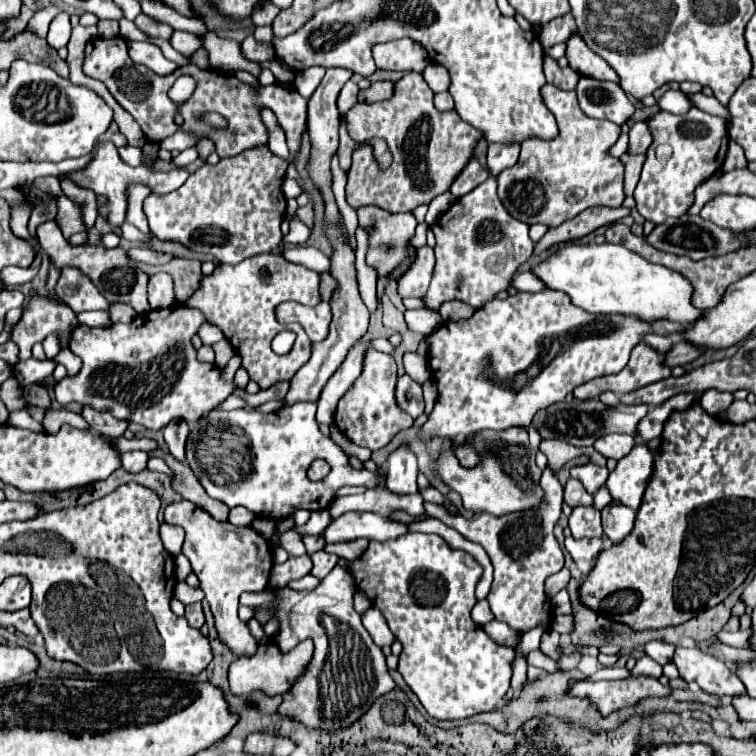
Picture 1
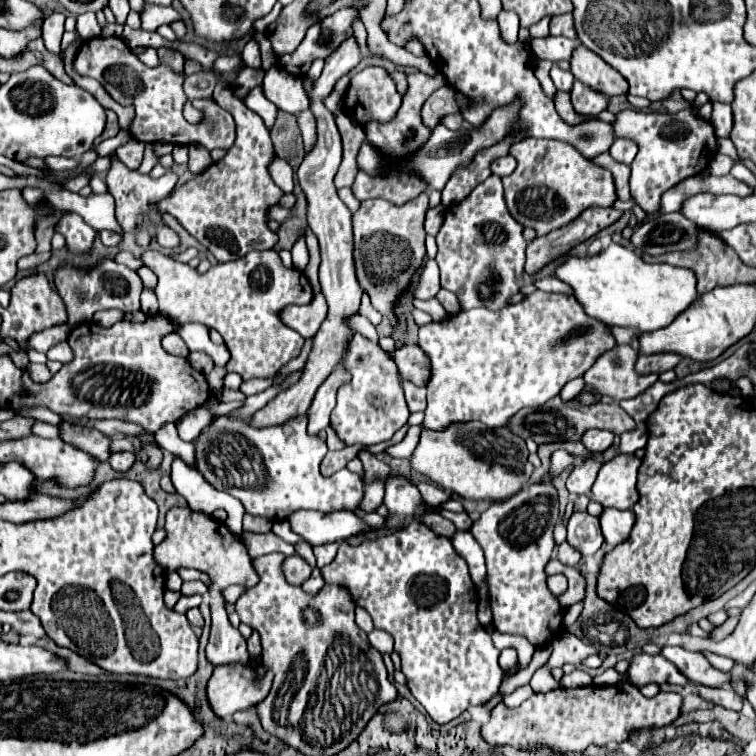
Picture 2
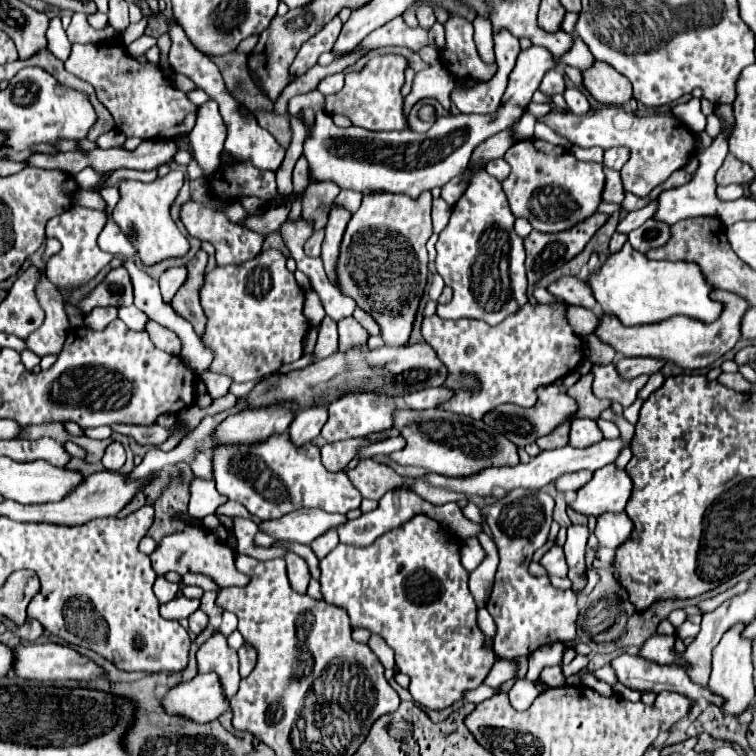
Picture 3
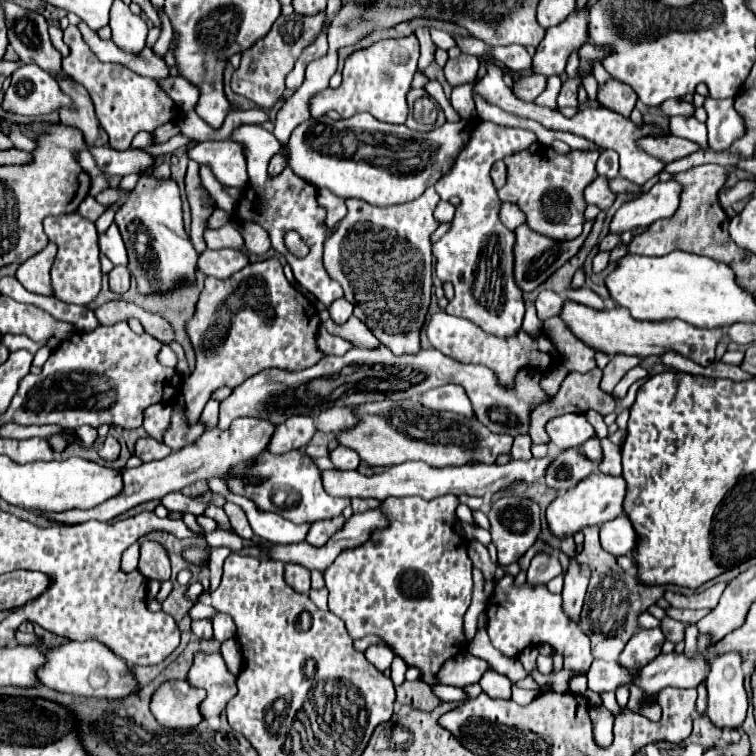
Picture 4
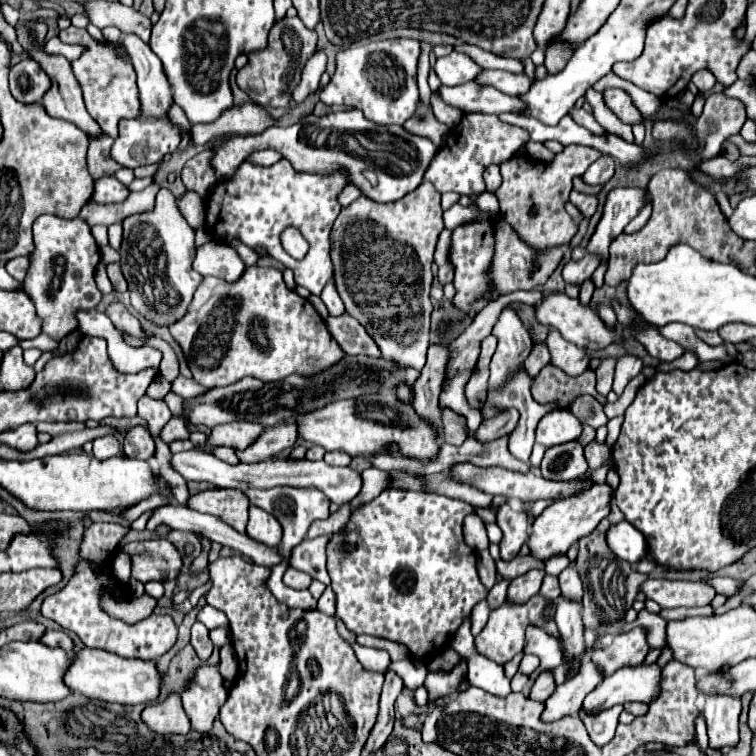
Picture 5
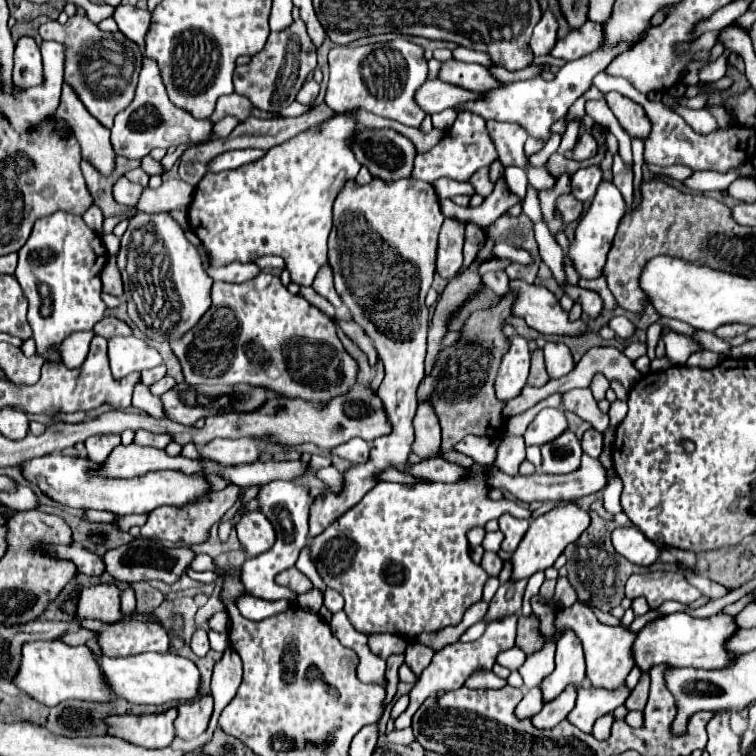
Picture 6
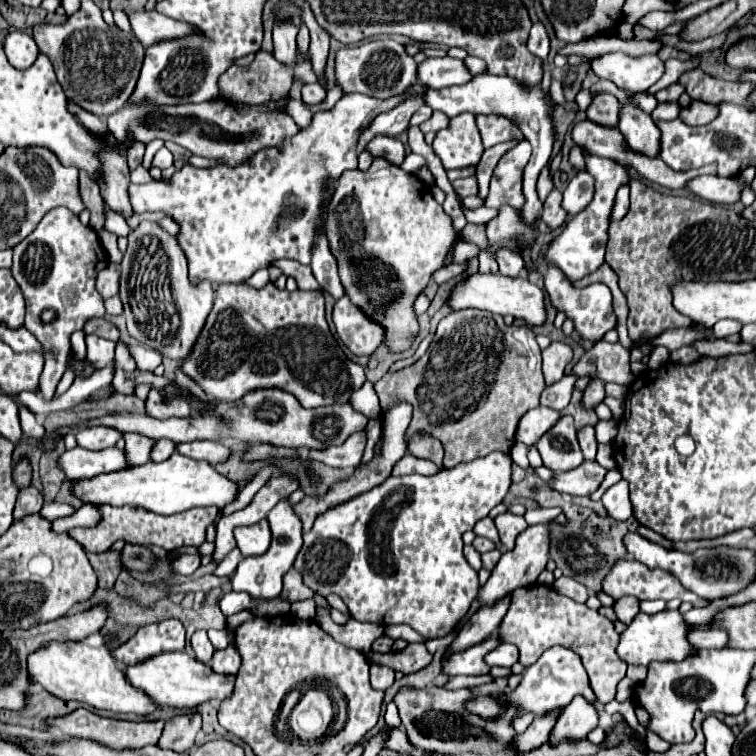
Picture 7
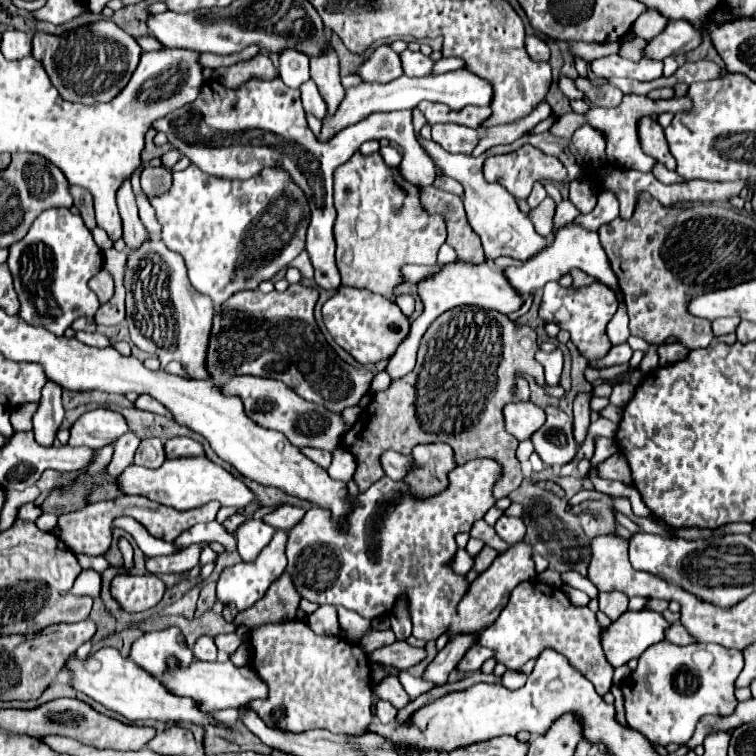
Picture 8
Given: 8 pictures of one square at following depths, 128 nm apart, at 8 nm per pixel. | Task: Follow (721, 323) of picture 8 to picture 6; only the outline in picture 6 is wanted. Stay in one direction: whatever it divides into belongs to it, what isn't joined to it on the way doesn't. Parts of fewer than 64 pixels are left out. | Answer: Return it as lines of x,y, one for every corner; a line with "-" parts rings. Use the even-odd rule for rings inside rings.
724,324
724,326
716,328
714,334
724,338
724,340
730,340
730,338
734,338
738,334
746,334
746,330
748,330
748,326
744,326
744,324

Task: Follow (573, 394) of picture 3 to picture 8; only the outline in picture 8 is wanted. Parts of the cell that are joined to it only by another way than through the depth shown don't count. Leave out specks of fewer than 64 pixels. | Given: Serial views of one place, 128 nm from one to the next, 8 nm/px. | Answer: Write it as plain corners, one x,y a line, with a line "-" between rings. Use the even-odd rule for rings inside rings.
456,306
456,308
452,308
452,310
444,312
444,314
440,314
440,316
428,326
426,334
422,336
422,342
420,342
420,348
418,348
418,360
416,360
414,370
408,372
404,378
392,382
384,392
376,392
376,394
372,396
372,400
370,400
370,408
366,406
366,408
362,410
362,414
360,414
358,420
356,420
356,424
354,424
354,426
344,434
344,438
342,438
342,448
348,450
348,452
354,456
356,464
358,464
356,474
354,474
354,482
358,484
360,492
366,492
372,482
376,482
378,478
382,478
382,470
380,470
378,458
380,458
380,454
382,454
384,450
396,450
396,452
400,452
400,454
410,454
416,444
426,444
426,442
446,442
446,444
450,444
450,446
454,448
456,462
458,462
460,466
466,464
468,460
474,460
474,458
490,458
490,460
496,460
496,462
502,466
502,476
500,476
500,482
498,482
498,492
500,492
500,494
494,496
494,498
504,498
504,496
508,496
512,490
516,490
516,488
520,486
520,482
522,482
522,464
520,464
520,460
516,458
518,440
516,440
512,434
506,432
504,420
502,420
502,408
504,408
506,404
510,404
510,402
528,400
528,396
530,396
530,386
528,386
526,376
534,376
538,382
544,382
544,368
542,368
540,362
534,358
536,350
538,350
536,332
534,332
530,326
518,326
518,324
512,322
506,314
500,314
498,310
486,310
486,308
476,308
476,306
-
492,368
496,368
496,386
494,386
494,392
492,392

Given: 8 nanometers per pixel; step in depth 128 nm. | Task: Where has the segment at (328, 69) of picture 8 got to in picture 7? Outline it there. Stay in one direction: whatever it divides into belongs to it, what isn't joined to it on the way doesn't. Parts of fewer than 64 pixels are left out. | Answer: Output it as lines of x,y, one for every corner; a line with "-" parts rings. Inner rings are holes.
302,2
302,22
308,26
310,30
310,58
312,58
312,68
314,74
318,76
318,82
324,86
326,78
324,78
324,68
326,68
326,60
328,60
328,50
330,50
330,34
326,30
322,30
322,26
316,22
312,10
308,8
306,2

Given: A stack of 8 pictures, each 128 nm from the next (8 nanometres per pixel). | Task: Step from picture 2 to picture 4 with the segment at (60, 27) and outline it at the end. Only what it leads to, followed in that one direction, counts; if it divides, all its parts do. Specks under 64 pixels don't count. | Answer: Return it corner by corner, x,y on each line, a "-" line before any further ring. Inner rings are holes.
50,28
50,40
52,40
52,44
54,44
54,48
62,54
62,56
68,56
70,54
70,48
62,42
62,30
60,28

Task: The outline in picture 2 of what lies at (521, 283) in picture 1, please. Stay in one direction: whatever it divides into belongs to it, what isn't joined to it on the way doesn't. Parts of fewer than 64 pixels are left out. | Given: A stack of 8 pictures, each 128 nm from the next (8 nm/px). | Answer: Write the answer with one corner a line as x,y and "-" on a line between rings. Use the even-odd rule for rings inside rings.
548,276
548,278
538,280
536,282
536,288
538,290
546,290
546,292
562,292
562,294
574,296
574,290
566,282
562,282
560,278
556,278
556,276

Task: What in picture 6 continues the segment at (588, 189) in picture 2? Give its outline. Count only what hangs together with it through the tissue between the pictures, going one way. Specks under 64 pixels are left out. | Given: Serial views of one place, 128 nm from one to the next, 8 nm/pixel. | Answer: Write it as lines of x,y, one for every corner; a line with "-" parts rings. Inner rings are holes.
584,132
576,142
576,146
570,152
566,152
566,158
572,158
572,160
586,160
592,156
596,156
596,140
588,132

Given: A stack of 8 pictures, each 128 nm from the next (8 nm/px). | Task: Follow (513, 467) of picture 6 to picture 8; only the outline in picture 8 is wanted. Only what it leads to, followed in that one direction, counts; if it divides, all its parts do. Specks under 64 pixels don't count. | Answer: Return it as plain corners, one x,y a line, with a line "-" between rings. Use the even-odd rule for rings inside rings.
494,460
466,462
464,466
458,466
450,472
450,486
428,500
412,498
410,492
406,492
408,486
404,486
402,482
394,482
388,476
382,476
364,494
358,494
356,502
352,502
354,512
350,514
348,532
340,532
332,524
326,510
310,508
304,518
288,530
286,572
290,574
296,592
316,604
344,606
368,620
390,614
394,600
400,594
406,594
412,606
414,636
422,640
436,640
440,634
446,632
448,622
456,612
456,604
468,588
464,576
458,576
448,568
448,562
456,552
454,536
458,532
470,530
472,524
480,520
488,508
494,506
496,500
492,496
492,484
498,476
500,466

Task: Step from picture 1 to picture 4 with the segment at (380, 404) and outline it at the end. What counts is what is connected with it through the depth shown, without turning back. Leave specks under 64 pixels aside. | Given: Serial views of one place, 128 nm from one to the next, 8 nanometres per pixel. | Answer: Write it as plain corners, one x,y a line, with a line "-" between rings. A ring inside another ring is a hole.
338,298
334,300
330,306
328,306
328,312
330,312
330,318
338,324
346,322
350,316
352,316
352,304
348,304
344,298
-
332,408
332,410
324,410
324,414
320,414
316,418
318,430
322,430
326,434
334,434
336,430
352,428
354,424
356,424
356,418
352,414
352,408

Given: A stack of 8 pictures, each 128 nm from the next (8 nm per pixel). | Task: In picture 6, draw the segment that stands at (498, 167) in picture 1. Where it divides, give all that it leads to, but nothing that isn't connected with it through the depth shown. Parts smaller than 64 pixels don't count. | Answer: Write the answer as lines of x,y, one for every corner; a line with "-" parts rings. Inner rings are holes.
480,168
478,172
474,172
468,182
474,186
476,194
480,194
480,196
488,196
494,188
494,184
488,180
488,168

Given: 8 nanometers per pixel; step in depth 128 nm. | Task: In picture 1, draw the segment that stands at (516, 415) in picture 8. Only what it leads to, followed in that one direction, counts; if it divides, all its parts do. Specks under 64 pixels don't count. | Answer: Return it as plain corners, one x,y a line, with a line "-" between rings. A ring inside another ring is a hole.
604,434
594,442
594,448
600,454
604,454
606,458
614,458
614,460
620,460
622,454
628,454
632,446
634,446
634,438
628,434

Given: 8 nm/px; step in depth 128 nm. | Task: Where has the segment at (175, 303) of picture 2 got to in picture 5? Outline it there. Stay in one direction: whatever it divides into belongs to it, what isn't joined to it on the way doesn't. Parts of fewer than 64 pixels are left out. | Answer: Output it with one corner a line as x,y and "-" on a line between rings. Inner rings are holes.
262,266
246,268
242,278
232,284
220,278
204,278
194,294
192,306
188,308
188,316
172,324
170,334
180,344
194,380
206,388
228,386
246,376
262,378
264,382
274,382
290,374
312,378
326,372
346,356
314,306
306,298
286,288
280,270
-
172,418
162,430
160,430
160,434
158,434
158,438
162,440
162,442
166,442
166,444
170,444
170,442
174,442
174,440
188,440
188,430
186,428
182,428
182,418

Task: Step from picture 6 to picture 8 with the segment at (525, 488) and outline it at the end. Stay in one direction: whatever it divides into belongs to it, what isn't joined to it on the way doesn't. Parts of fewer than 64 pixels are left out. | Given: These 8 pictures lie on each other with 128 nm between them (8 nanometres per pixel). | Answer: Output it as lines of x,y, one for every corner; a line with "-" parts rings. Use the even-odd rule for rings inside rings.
616,452
612,454
608,460
604,460
600,464
600,476
602,478
608,478
608,480
618,480
618,482
624,482
628,486
632,486
632,472
630,472
630,466
624,458
624,454

